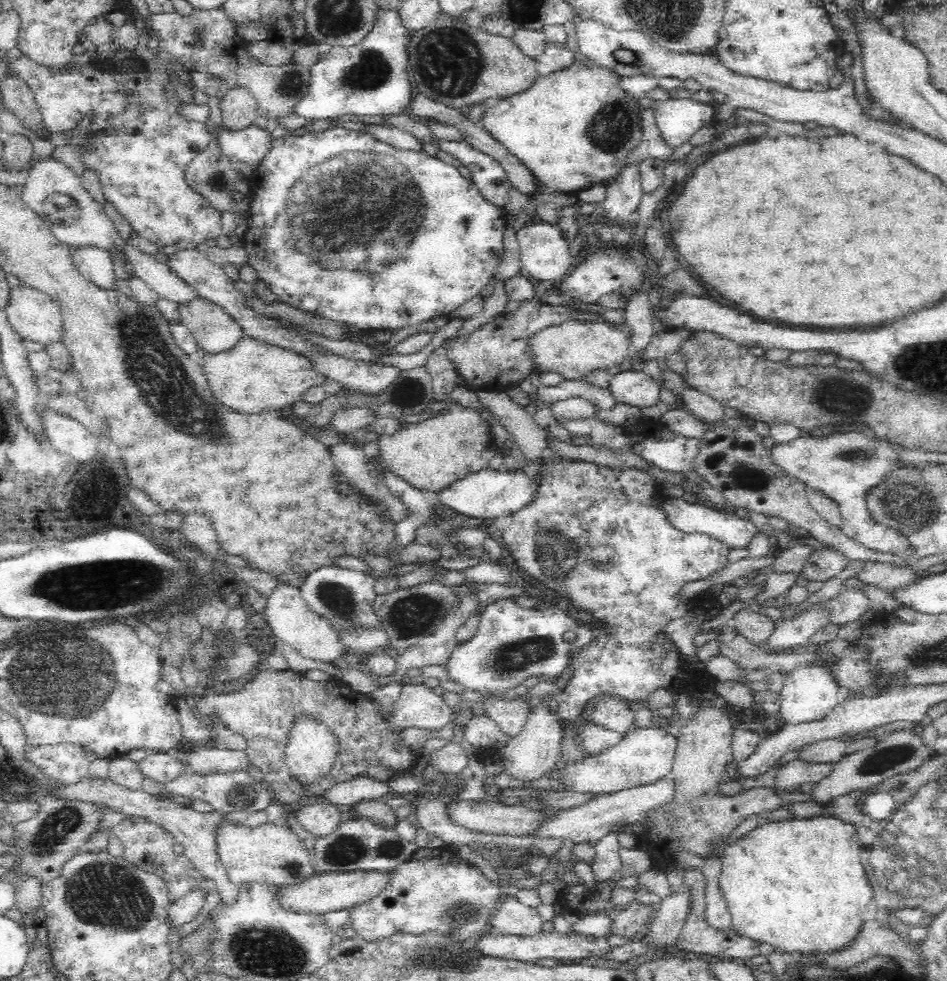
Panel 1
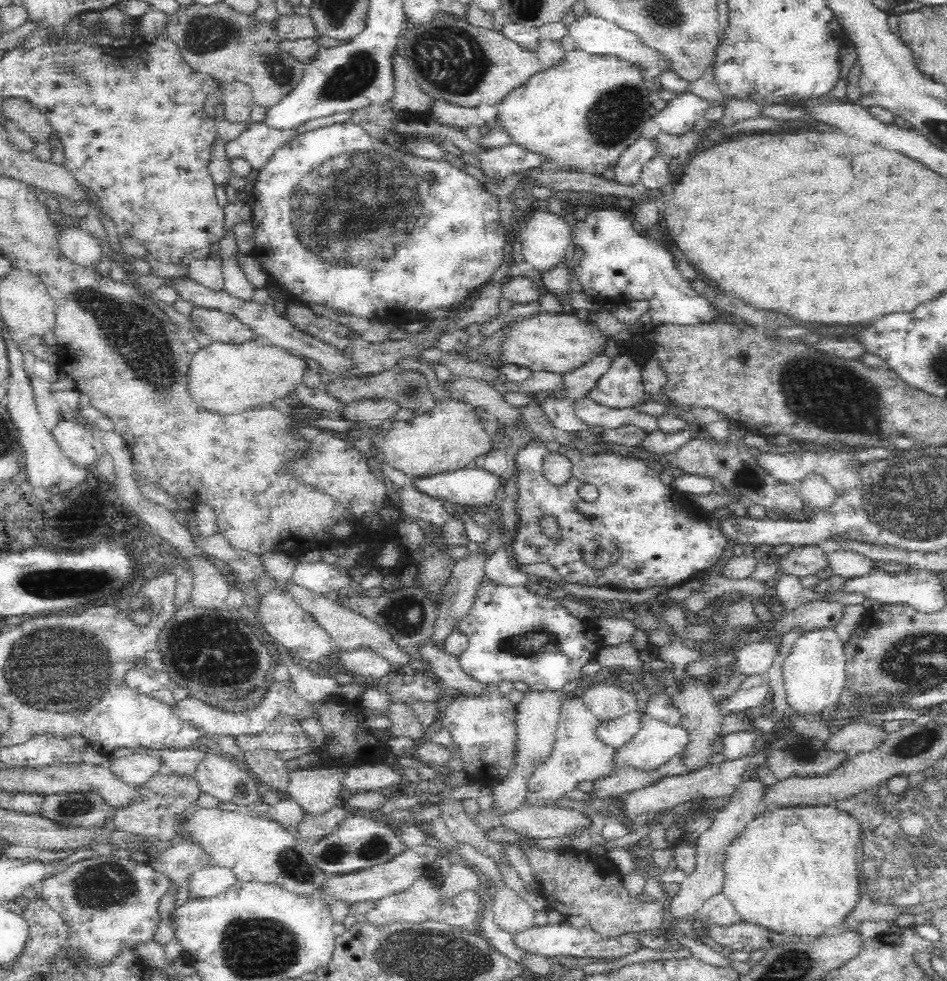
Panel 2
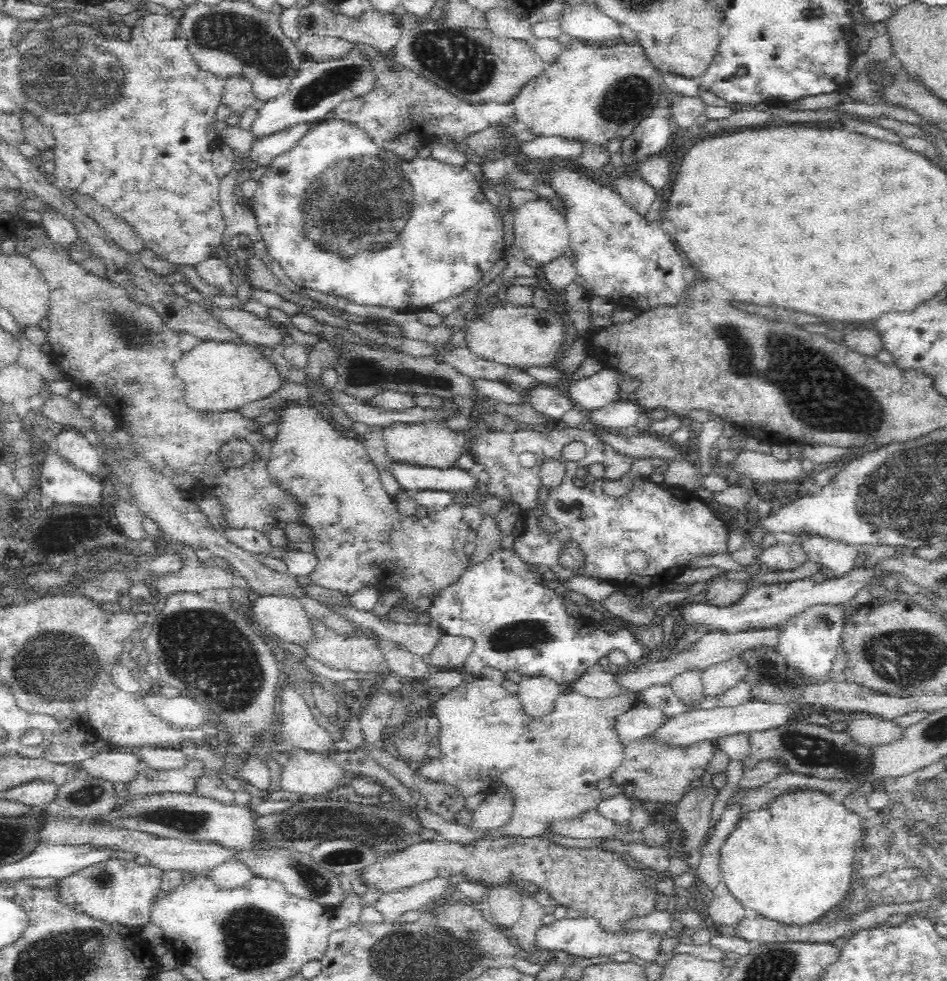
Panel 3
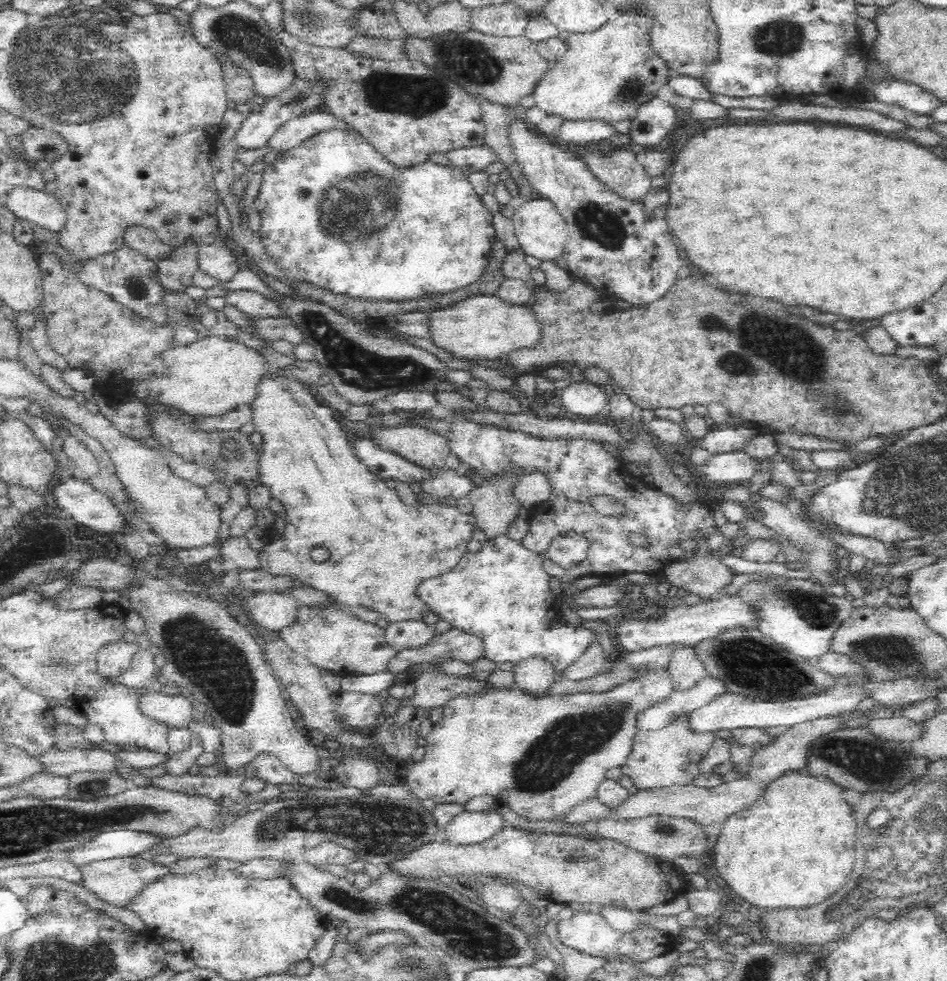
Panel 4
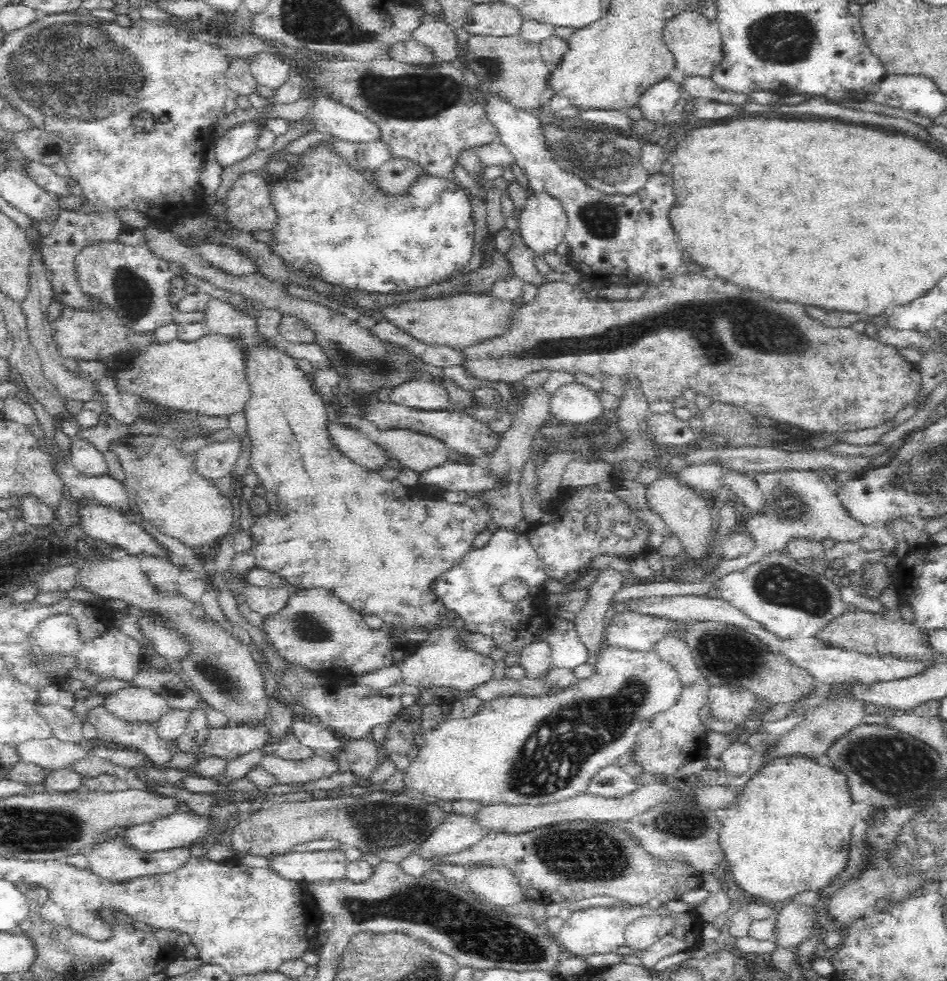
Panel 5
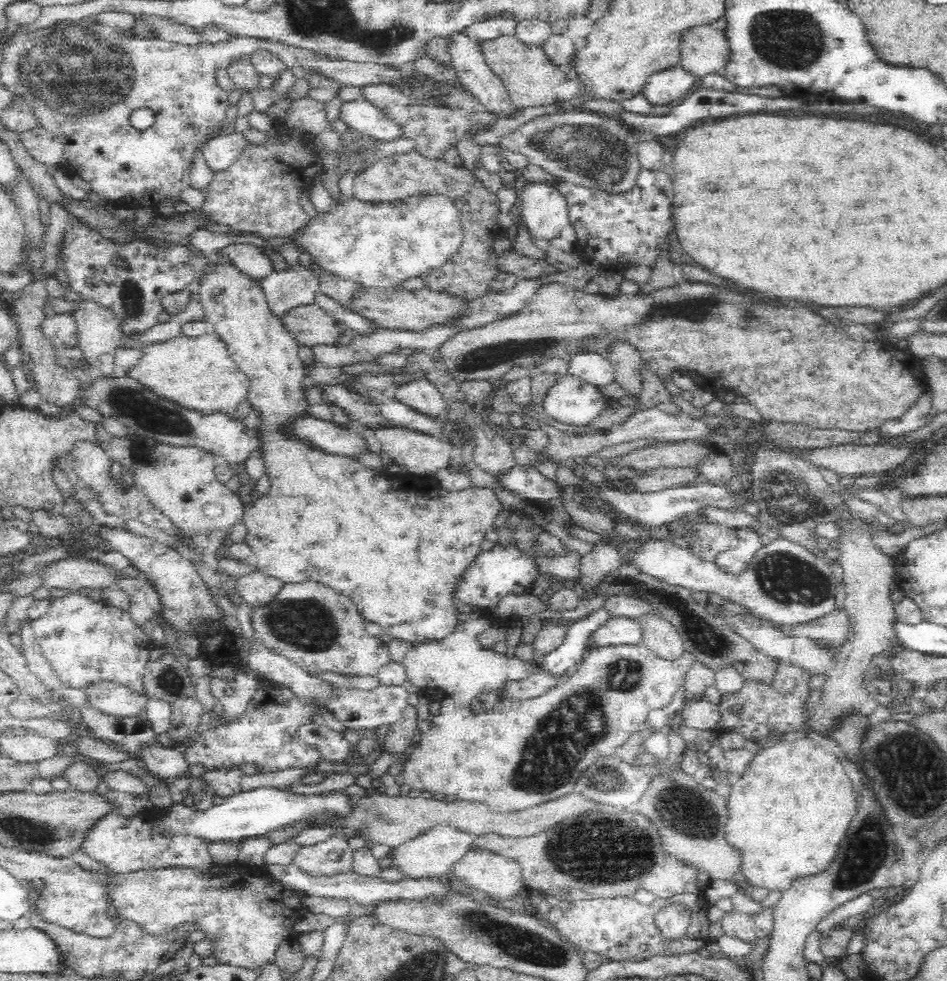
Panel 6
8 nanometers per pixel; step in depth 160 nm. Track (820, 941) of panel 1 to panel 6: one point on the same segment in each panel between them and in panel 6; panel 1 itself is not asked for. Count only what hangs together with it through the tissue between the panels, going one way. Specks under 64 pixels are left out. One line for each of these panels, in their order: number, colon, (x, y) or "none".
2: (793, 870)
3: (792, 861)
4: (793, 846)
5: (788, 831)
6: (782, 834)

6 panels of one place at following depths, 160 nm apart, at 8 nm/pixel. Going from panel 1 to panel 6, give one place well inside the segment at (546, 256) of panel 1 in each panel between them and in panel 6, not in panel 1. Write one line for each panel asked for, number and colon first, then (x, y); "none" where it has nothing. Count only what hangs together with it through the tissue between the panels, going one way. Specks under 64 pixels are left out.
2: (545, 237)
3: (541, 233)
4: (542, 232)
5: (543, 223)
6: (545, 213)

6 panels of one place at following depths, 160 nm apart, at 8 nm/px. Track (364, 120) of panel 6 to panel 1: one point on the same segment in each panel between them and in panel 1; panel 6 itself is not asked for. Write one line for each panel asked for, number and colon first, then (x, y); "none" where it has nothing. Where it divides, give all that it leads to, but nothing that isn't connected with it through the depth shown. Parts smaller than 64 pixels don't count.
1: (249, 145)
2: (256, 144)
3: (264, 150)
4: (293, 132)
5: (327, 115)

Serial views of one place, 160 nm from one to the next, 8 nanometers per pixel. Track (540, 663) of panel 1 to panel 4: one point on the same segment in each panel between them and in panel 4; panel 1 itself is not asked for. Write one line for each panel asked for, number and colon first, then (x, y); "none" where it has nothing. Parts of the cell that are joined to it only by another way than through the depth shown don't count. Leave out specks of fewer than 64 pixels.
2: (516, 635)
3: (518, 624)
4: (501, 594)

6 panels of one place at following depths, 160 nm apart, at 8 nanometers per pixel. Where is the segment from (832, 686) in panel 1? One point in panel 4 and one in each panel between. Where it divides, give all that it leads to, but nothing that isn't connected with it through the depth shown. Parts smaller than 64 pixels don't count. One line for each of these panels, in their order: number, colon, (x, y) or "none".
2: (814, 674)
3: (810, 640)
4: (800, 615)

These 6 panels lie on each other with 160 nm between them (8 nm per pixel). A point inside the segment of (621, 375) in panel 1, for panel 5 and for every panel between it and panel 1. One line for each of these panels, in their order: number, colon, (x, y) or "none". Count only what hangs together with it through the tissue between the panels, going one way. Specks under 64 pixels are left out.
2: (620, 387)
3: (589, 394)
4: (583, 399)
5: (574, 404)

